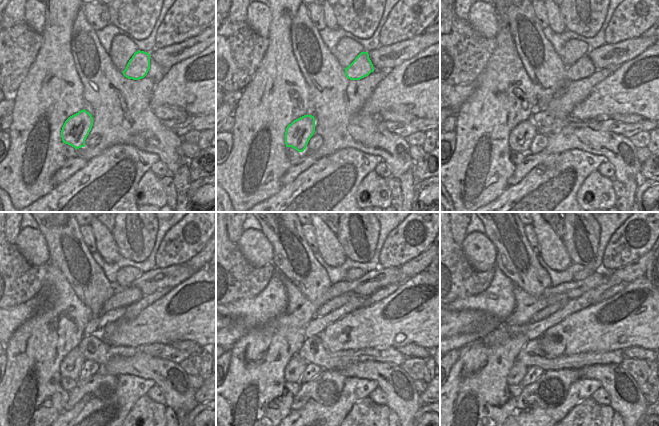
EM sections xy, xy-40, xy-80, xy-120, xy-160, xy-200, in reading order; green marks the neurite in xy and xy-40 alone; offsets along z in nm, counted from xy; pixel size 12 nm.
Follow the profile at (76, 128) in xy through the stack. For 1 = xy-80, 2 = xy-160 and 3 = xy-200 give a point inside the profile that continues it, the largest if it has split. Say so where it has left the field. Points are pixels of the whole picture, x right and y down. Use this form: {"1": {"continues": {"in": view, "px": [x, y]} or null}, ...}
{"1": {"continues": {"in": "xy-80", "px": [521, 136]}}, "2": {"continues": {"in": "xy-160", "px": [294, 369]}}, "3": {"continues": {"in": "xy-200", "px": [517, 372]}}}

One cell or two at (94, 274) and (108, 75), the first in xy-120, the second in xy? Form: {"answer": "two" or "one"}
{"answer": "one"}

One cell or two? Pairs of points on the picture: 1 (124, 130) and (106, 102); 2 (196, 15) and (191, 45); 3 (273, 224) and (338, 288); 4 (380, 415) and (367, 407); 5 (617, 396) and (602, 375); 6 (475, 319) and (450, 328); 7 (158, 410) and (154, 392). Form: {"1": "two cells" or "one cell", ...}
{"1": "one cell", "2": "two cells", "3": "two cells", "4": "one cell", "5": "one cell", "6": "one cell", "7": "two cells"}

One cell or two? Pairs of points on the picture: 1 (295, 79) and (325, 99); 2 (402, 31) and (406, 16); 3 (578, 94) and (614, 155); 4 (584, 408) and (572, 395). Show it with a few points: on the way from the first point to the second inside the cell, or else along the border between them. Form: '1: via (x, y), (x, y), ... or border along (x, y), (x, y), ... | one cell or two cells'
1: border along (299, 66), (308, 86), (309, 106) | two cells
2: via (402, 27), (406, 20) | one cell
3: via (565, 114), (566, 125), (579, 138), (594, 141) | one cell
4: border along (590, 396), (580, 400), (565, 415) | two cells

